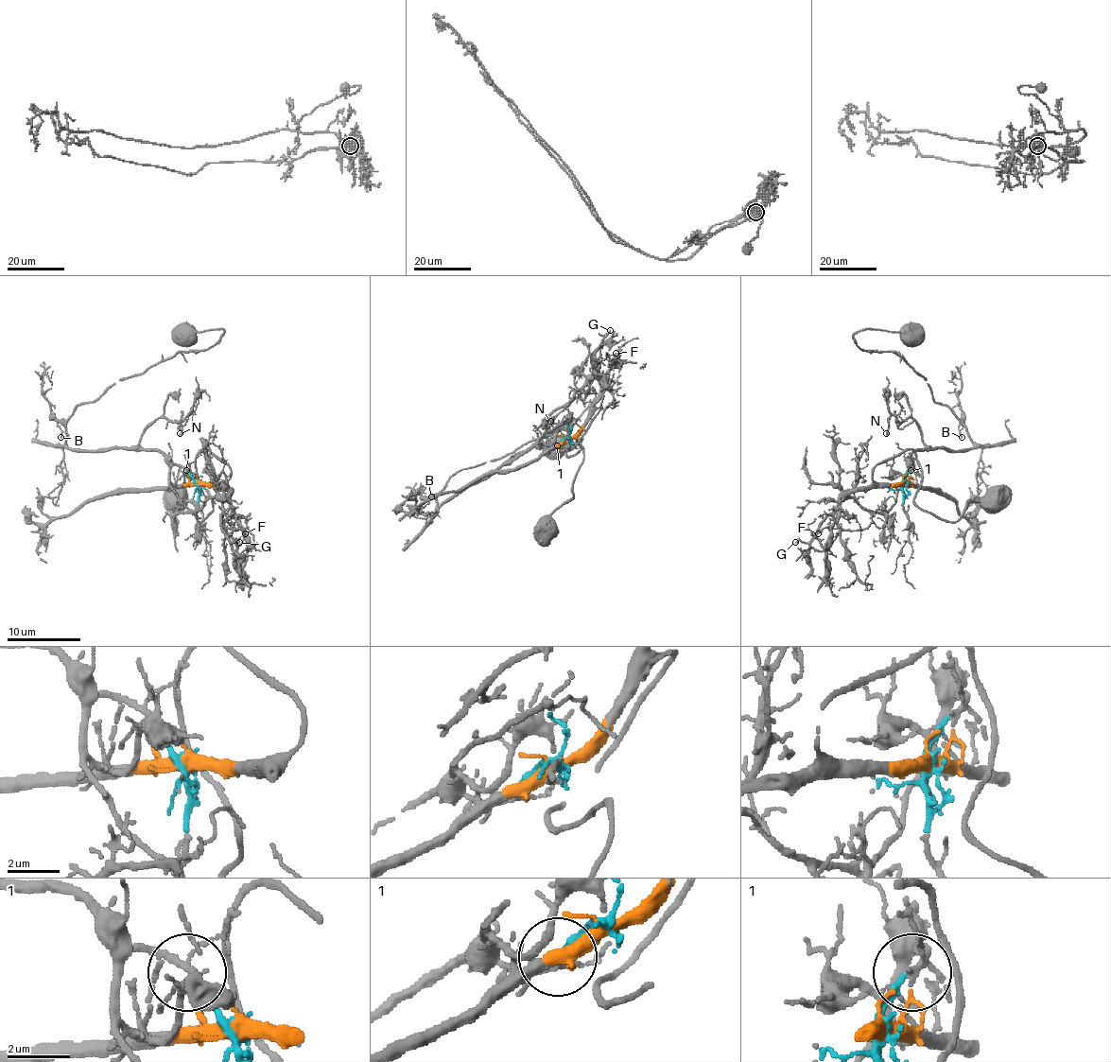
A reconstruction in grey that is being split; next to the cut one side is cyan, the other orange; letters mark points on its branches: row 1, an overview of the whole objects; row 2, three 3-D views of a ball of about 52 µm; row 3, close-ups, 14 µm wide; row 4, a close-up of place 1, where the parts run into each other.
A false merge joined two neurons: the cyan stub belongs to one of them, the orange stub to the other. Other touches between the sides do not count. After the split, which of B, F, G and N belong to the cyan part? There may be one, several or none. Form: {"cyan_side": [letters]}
{"cyan_side": ["B", "N"]}

